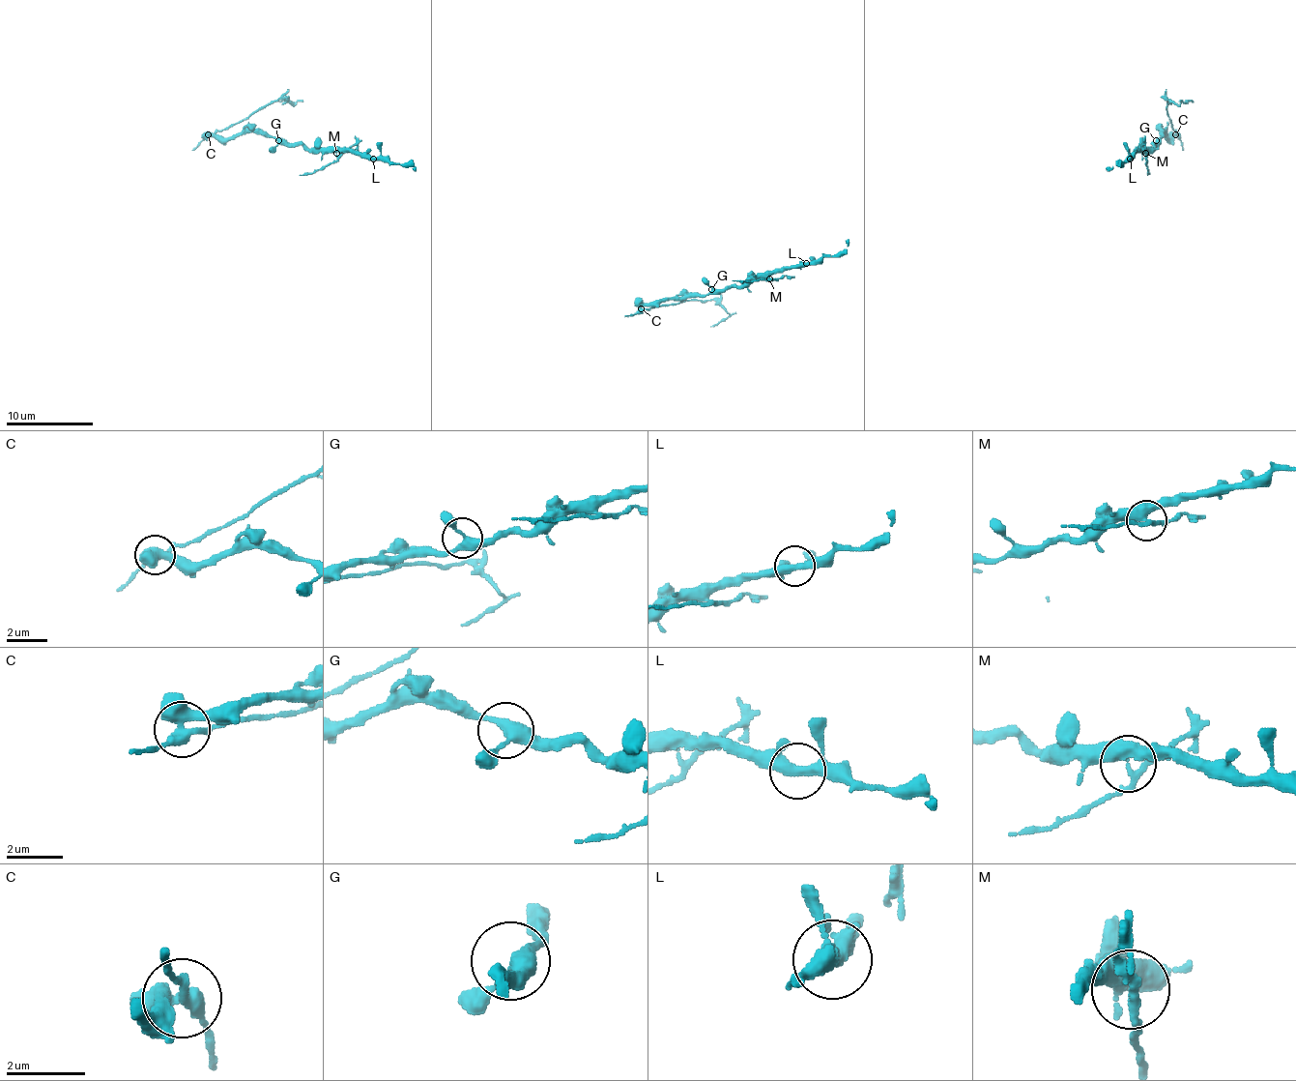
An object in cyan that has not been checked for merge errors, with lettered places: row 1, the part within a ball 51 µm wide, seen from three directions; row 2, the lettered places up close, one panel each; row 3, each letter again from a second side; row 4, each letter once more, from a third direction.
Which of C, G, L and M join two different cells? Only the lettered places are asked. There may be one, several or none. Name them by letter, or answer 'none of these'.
C, M

